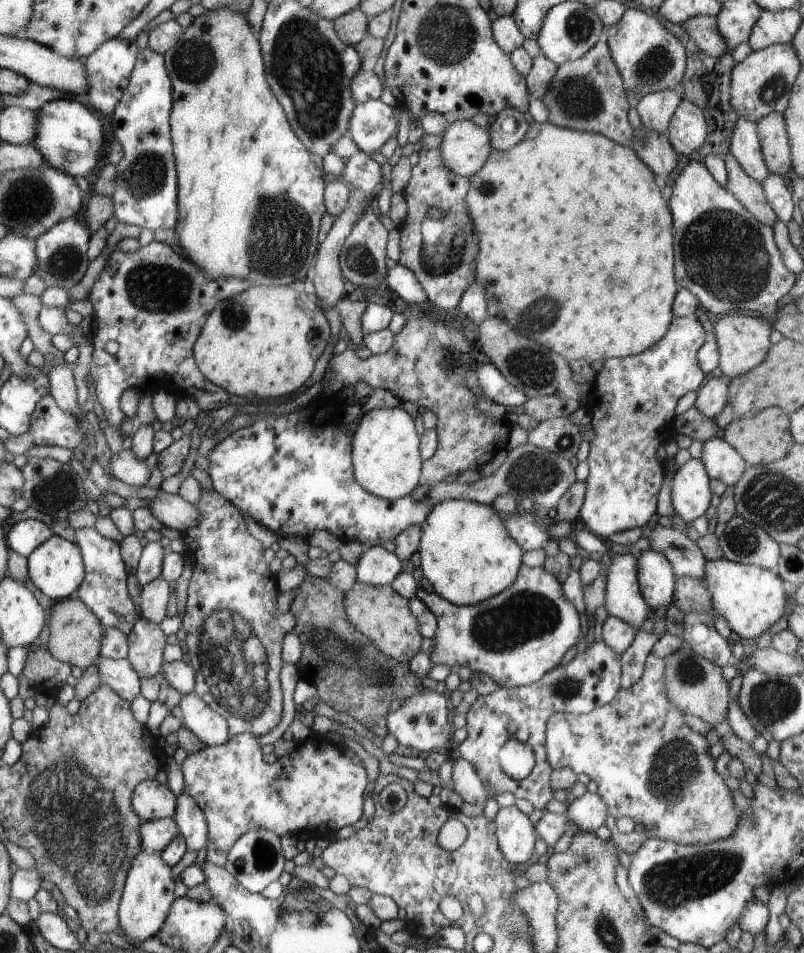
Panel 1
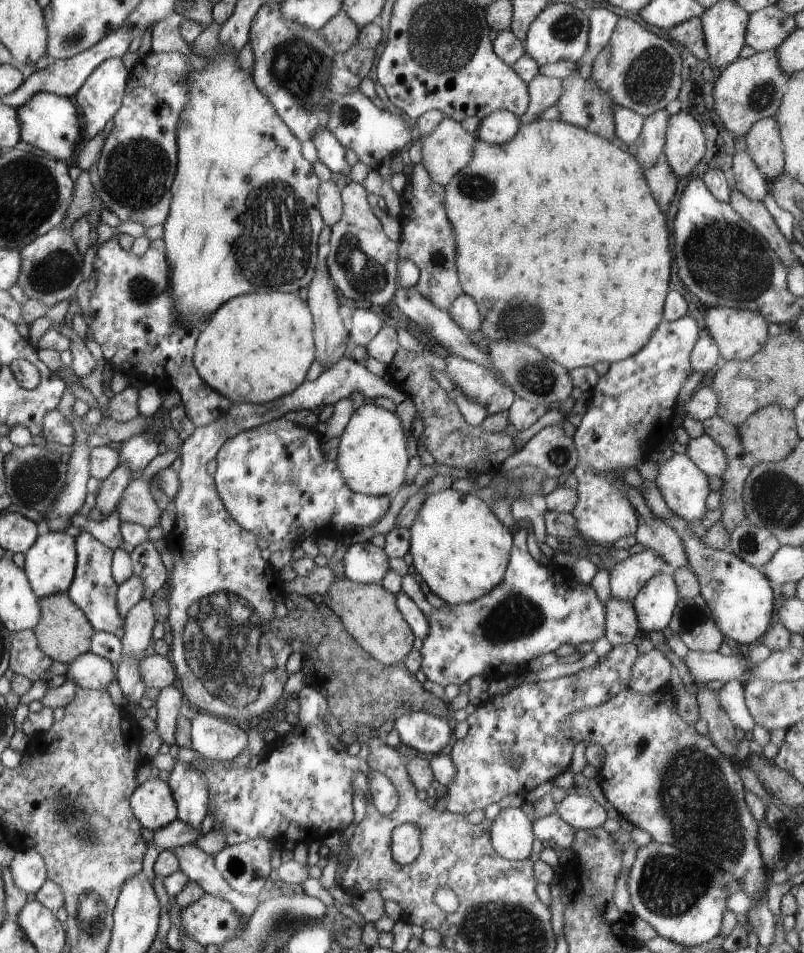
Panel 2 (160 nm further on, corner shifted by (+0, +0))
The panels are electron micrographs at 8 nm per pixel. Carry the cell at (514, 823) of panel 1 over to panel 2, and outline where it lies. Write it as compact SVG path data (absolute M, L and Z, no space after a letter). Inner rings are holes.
M519 806L504 808L492 826L494 851L504 859L520 861L530 859L535 841L533 821Z

